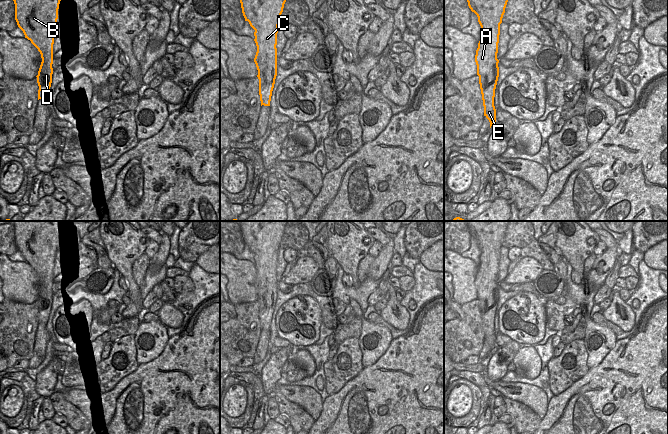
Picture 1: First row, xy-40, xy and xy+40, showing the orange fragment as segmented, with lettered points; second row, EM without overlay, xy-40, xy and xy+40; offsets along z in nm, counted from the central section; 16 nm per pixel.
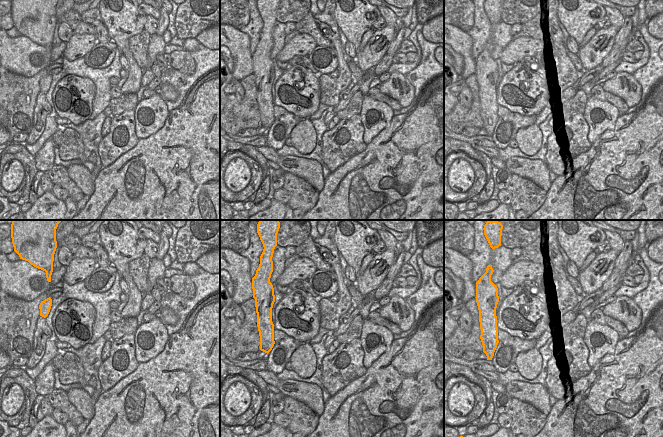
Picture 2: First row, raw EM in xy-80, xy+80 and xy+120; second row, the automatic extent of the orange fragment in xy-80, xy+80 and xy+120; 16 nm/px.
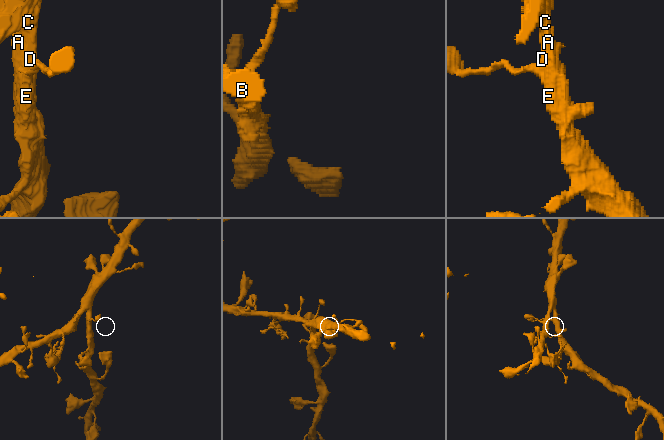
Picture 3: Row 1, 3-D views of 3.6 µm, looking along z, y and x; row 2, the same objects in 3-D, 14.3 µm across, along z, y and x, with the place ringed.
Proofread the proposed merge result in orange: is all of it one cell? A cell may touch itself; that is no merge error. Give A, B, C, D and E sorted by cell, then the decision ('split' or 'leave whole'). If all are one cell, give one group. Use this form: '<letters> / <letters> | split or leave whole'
A B C D E | leave whole

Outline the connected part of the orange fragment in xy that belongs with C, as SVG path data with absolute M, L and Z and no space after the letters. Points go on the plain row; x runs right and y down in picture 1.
M241 221L245 245L255 254L257 276L254 282L258 294L261 330L270 330L277 300L278 249L287 221Z

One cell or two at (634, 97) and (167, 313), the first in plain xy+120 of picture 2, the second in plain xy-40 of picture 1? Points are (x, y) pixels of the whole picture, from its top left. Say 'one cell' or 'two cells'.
one cell

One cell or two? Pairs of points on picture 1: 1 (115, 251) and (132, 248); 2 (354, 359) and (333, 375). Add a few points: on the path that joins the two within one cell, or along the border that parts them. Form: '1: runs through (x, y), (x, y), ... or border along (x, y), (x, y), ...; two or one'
1: runs through (119, 250), (128, 248); one
2: runs through (348, 362), (344, 366), (339, 366), (338, 369); one

